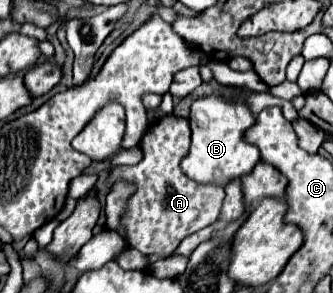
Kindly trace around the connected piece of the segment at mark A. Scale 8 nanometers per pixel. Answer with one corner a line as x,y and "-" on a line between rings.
174,113
164,115
160,121
148,127
146,135
140,141
140,149
144,153
142,161
138,165
124,165
124,167
112,167
108,175
108,187
112,189
116,181
126,181
136,187
136,191
126,201
126,211
120,219
122,227
126,229
126,243
132,249
138,249
142,255
172,255
182,239
186,235
196,233
198,229
210,225
216,221
222,201
224,201
224,189
222,187
206,187
200,183
194,183
192,179
186,179
180,171
180,159
186,155
190,145
190,125
184,117
176,117

